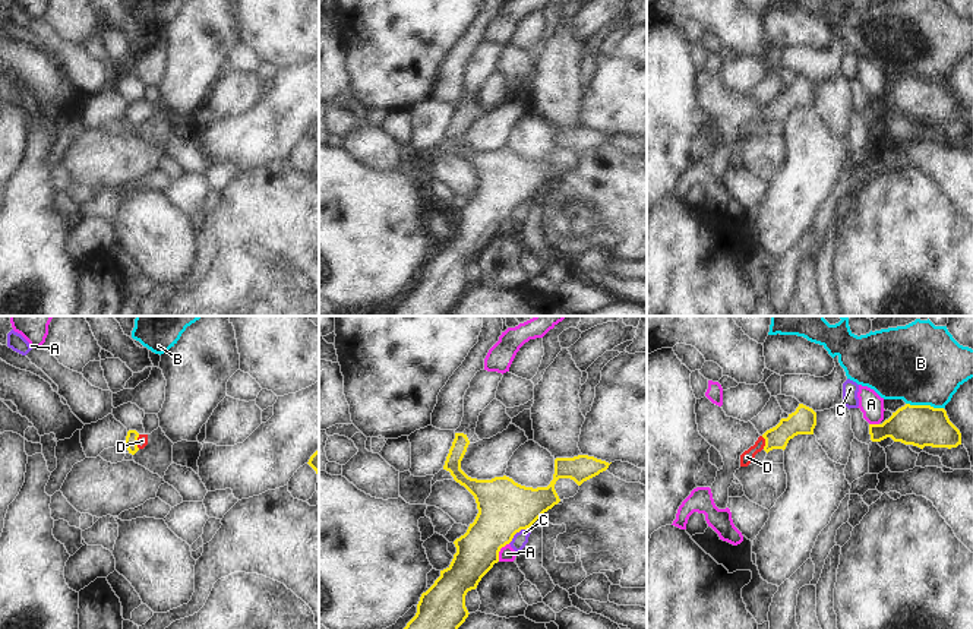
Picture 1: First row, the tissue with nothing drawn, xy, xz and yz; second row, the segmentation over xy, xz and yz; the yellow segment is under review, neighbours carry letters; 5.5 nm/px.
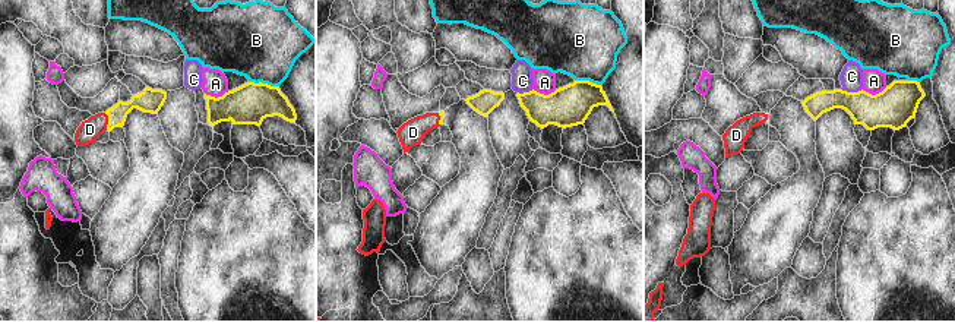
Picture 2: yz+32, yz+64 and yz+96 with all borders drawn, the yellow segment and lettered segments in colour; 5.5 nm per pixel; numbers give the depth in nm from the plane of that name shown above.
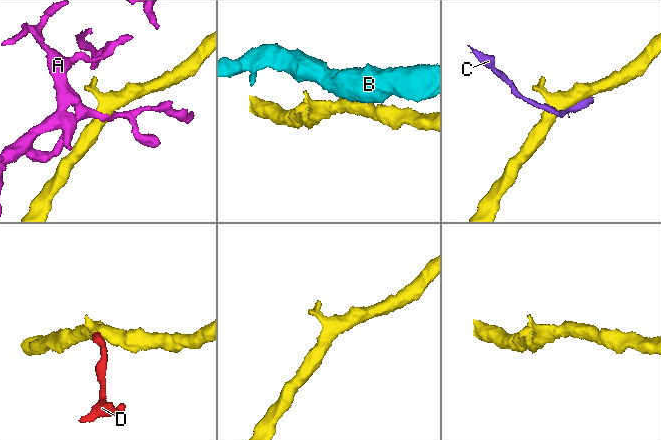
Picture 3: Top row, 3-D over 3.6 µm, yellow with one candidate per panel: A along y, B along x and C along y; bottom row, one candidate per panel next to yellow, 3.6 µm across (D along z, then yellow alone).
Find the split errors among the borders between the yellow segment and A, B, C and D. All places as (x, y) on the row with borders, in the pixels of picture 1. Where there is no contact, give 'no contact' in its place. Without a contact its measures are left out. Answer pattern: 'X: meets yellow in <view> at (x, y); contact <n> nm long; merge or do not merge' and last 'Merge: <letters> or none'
A: meets yellow in xz at (499, 550); contact 120 nm long; do not merge
B: meets yellow in yz at (925, 405); contact 220 nm long; do not merge
C: meets yellow in xz at (517, 531); contact 140 nm long; do not merge
D: meets yellow in xy at (136, 442); contact 80 nm long; merge
Merge: D

